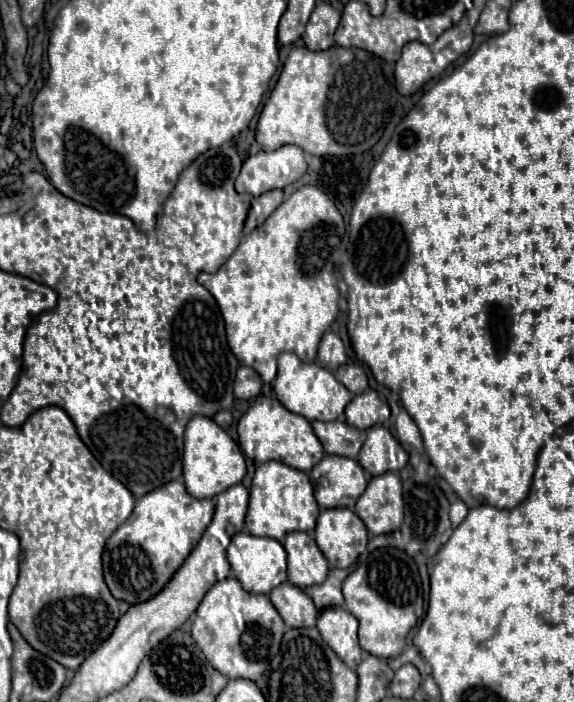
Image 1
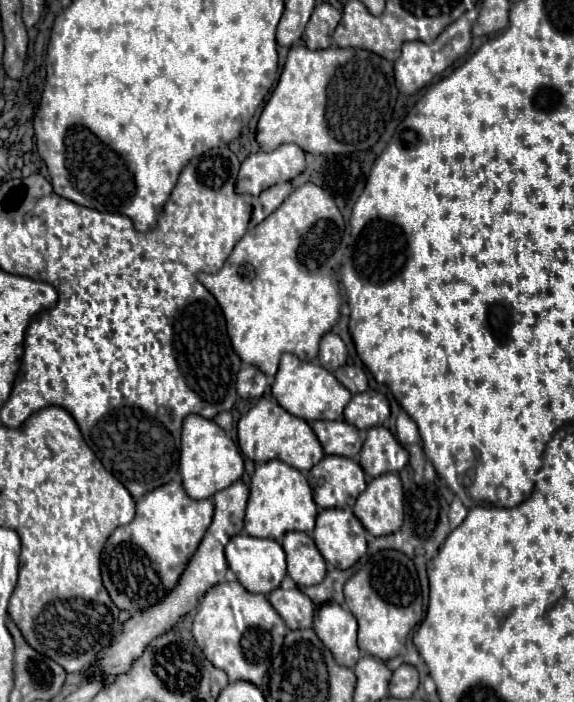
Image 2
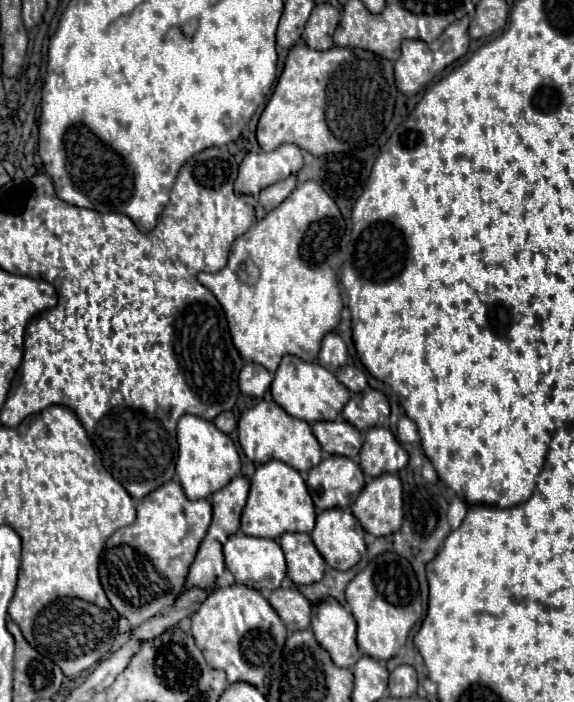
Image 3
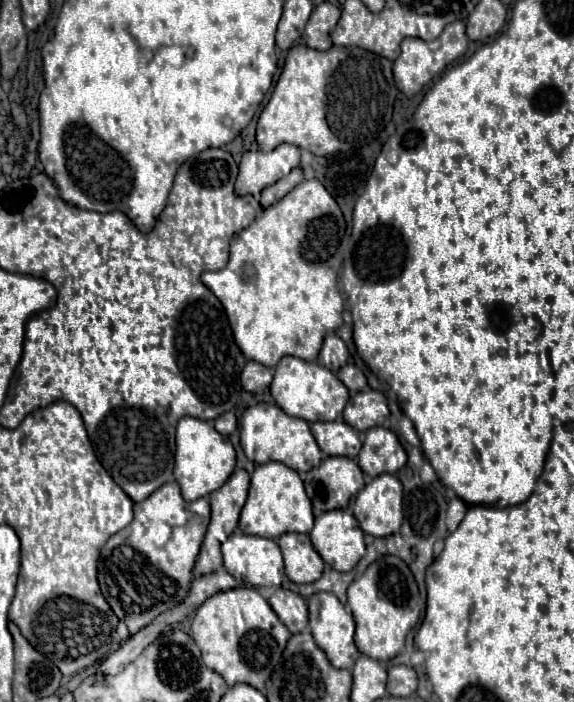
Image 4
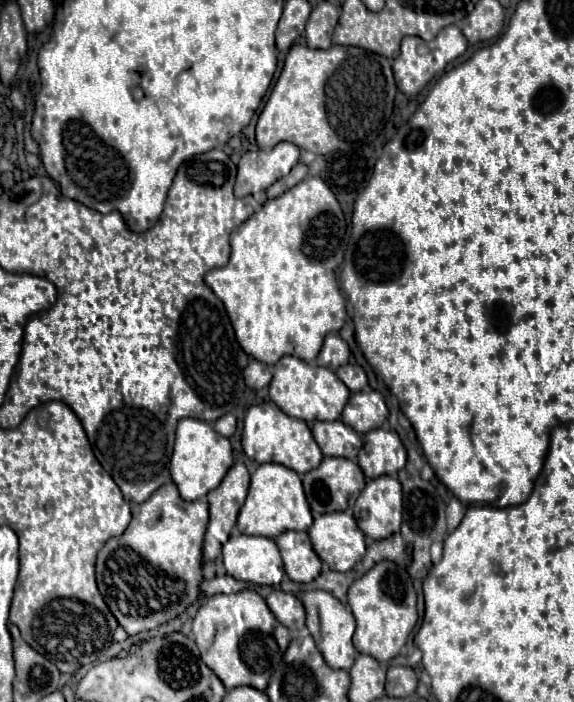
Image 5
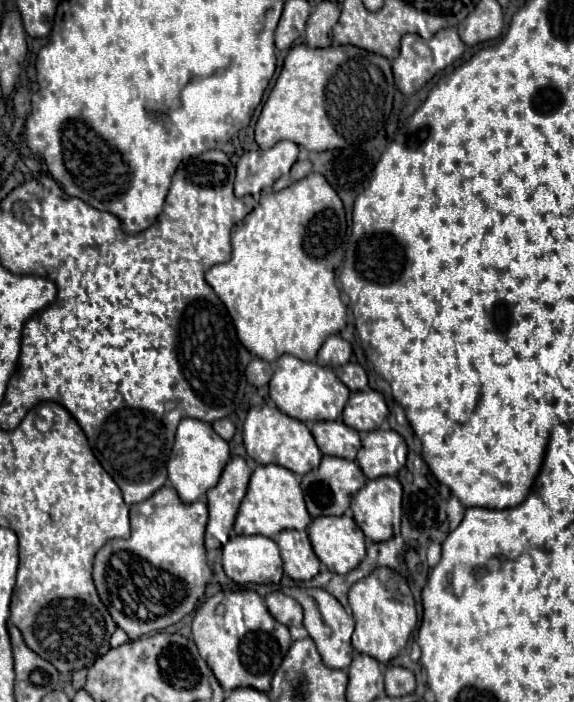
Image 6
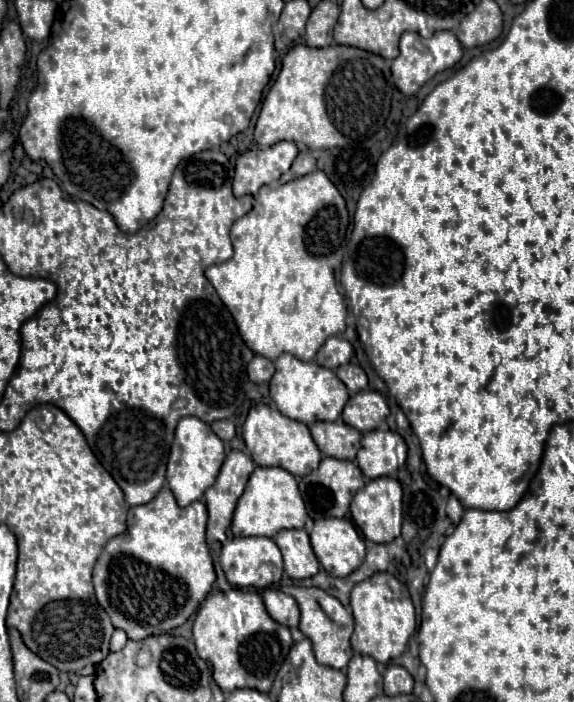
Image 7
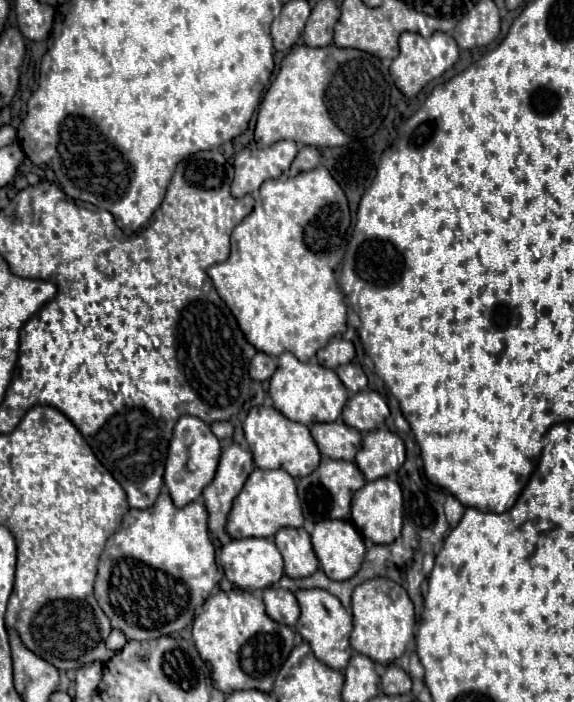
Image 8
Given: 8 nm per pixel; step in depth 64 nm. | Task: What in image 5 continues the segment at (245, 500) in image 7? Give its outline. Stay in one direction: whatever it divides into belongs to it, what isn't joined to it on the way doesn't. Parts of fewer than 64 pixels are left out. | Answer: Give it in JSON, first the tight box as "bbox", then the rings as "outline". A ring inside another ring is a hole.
{"bbox":[238,464,312,538],"outline":[[[260,464],[252,474],[248,498],[238,514],[238,530],[242,534],[258,534],[266,538],[276,538],[286,530],[306,532],[312,526],[312,512],[304,496],[302,480],[296,472],[282,464]]]}

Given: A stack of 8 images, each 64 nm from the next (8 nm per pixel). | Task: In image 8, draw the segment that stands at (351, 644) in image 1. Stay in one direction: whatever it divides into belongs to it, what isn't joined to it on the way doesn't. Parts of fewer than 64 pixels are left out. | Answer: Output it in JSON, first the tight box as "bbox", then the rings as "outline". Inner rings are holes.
{"bbox":[296,588,352,670],"outline":[[[320,588],[312,590],[296,590],[296,600],[300,604],[300,620],[296,624],[296,630],[302,634],[302,638],[310,644],[312,652],[316,658],[334,668],[334,670],[344,670],[348,666],[348,660],[352,656],[350,648],[350,632],[352,632],[352,614],[332,596],[330,592],[324,592]]]}

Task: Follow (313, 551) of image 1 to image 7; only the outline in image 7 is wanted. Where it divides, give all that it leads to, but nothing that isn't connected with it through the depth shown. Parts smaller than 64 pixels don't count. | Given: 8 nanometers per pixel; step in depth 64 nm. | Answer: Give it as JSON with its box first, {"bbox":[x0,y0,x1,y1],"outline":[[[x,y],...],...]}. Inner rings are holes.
{"bbox":[274,530,320,578],"outline":[[[284,530],[274,540],[284,556],[284,572],[290,578],[312,578],[320,570],[306,530]]]}

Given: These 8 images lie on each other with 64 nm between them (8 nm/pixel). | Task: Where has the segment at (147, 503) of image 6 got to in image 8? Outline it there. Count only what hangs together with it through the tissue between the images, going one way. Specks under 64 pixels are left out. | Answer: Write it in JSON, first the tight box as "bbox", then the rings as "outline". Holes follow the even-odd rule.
{"bbox":[94,488,222,640],"outline":[[[162,488],[158,500],[150,508],[128,510],[120,530],[106,542],[94,582],[94,596],[100,608],[110,618],[112,628],[118,628],[126,634],[126,640],[152,640],[192,624],[198,608],[222,578],[216,568],[214,546],[208,538],[206,524],[208,512],[202,502],[190,502],[188,506],[178,508],[174,506],[166,488]]]}

